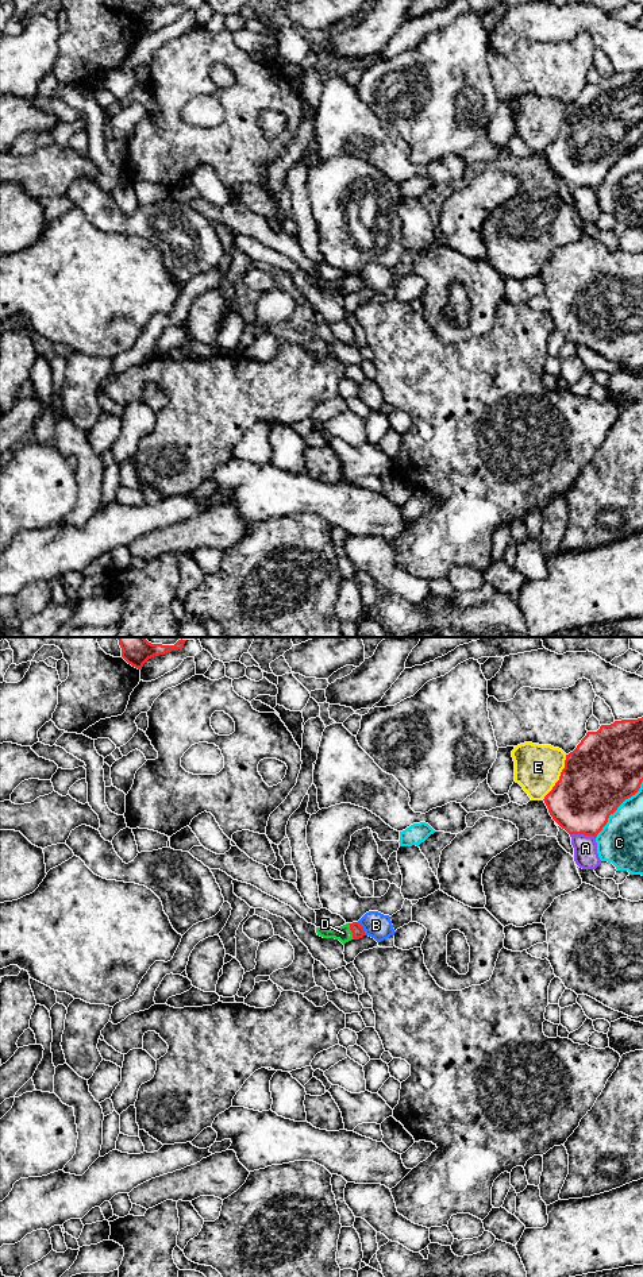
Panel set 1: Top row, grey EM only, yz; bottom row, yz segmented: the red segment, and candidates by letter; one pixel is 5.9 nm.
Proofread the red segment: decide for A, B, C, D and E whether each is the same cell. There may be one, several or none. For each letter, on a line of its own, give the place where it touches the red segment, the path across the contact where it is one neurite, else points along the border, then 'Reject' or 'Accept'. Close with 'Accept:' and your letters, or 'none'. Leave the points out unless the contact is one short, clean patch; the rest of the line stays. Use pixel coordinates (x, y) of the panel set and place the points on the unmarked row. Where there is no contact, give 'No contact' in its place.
A: Touches red at yz (582, 185). Reject
B: Touches red at yz (362, 280). Reject
C: Touches red at yz (618, 158). Reject
D: Touches red at yz (351, 284). Path across: yz (357, 282), (351, 284), (343, 285). Accept
E: Touches red at yz (559, 130). Reject
Accept: D

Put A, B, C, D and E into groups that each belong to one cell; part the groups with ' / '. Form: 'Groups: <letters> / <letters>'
Groups: A / B / C / D / E

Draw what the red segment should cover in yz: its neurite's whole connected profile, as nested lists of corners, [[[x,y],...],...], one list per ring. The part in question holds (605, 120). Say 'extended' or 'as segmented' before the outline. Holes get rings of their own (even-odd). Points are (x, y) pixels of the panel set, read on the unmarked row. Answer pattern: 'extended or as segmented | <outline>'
as segmented | [[[643,69],[601,77],[566,107],[565,120],[544,155],[552,171],[571,186],[597,189],[608,170],[643,134]]]

